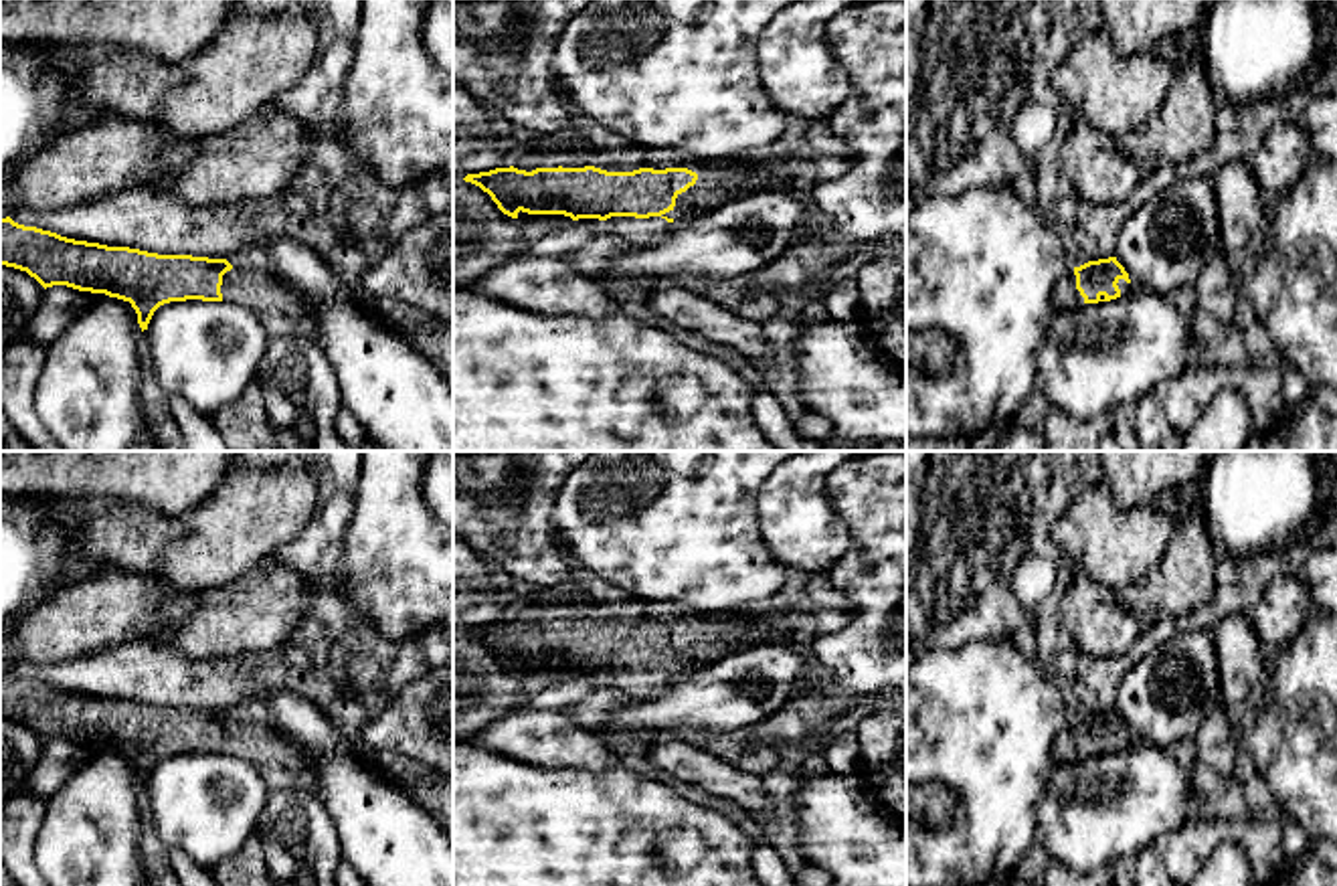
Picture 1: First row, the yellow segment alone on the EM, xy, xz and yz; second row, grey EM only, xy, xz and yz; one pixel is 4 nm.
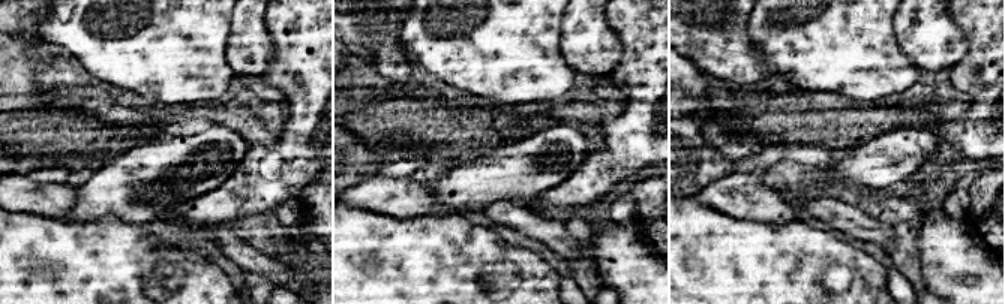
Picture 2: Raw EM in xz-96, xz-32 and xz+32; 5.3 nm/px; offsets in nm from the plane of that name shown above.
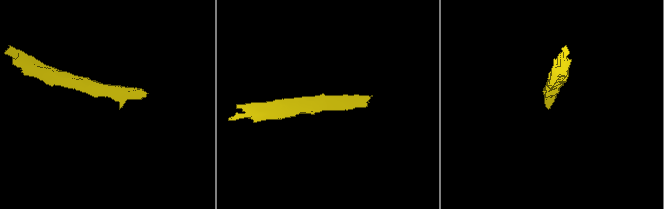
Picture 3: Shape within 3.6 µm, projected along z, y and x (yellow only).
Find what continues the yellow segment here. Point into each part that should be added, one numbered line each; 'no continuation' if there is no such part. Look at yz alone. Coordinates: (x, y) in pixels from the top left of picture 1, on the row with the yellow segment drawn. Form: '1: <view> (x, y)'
1: yz (1064, 298)

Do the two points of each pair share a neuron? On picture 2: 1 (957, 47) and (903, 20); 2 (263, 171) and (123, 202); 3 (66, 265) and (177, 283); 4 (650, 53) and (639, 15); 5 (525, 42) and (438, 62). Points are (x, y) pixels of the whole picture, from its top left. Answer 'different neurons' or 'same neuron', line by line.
1: same neuron
2: different neurons
3: same neuron
4: same neuron
5: same neuron

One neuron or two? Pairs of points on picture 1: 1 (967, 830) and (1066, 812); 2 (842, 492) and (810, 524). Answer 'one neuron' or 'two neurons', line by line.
1: two neurons
2: two neurons

